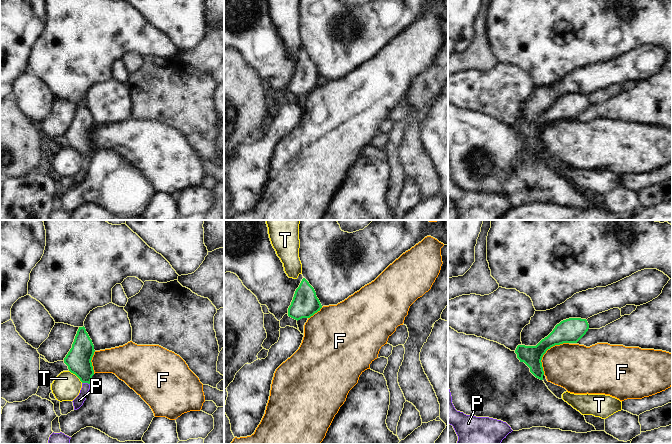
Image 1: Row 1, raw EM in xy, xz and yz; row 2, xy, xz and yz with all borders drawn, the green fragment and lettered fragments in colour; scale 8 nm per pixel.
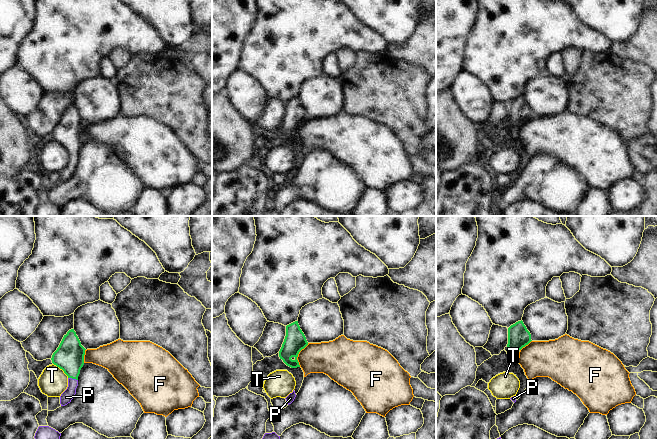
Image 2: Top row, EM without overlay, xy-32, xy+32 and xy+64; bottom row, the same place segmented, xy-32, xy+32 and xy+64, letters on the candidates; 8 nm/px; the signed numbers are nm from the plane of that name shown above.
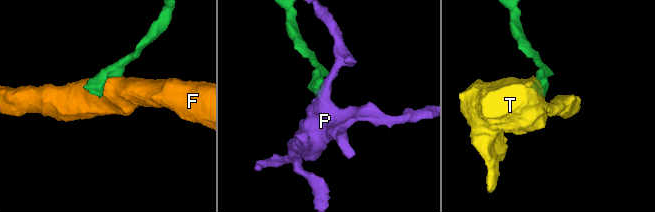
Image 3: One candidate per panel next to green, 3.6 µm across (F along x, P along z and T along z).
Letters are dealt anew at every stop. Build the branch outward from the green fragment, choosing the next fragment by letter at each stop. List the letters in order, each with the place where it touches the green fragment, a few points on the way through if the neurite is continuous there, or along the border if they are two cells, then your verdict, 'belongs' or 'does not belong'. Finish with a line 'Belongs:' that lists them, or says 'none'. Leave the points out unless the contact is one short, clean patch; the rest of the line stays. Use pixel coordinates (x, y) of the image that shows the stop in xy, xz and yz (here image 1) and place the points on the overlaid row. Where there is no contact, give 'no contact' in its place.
F: yz (545, 352) | along yz (568, 342), (555, 344), (546, 351), (541, 360), (543, 374) | does not belong
P: xy (86, 382) | across xy (78, 359), (84, 371), (86, 382), (85, 389), (79, 400) | belongs
T: xy (76, 375) | along xy (69, 370), (82, 382) | does not belong
Belongs: P

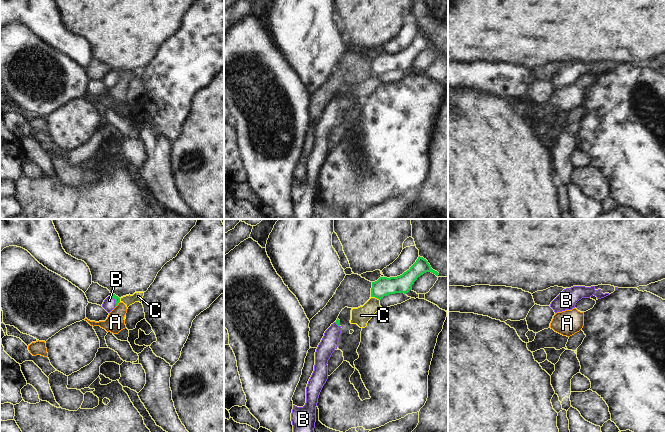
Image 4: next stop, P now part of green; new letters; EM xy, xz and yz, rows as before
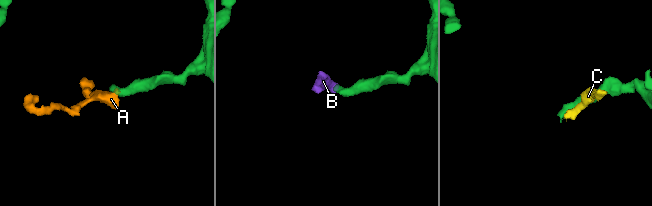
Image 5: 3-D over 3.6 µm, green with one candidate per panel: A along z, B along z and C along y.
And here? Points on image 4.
A: xy (117, 304) | along xy (119, 301), (116, 306) | does not belong
B: xy (115, 300) | across xy (117, 299), (115, 300), (109, 304) | belongs
C: xz (375, 297) | does not belong
Belongs: B

